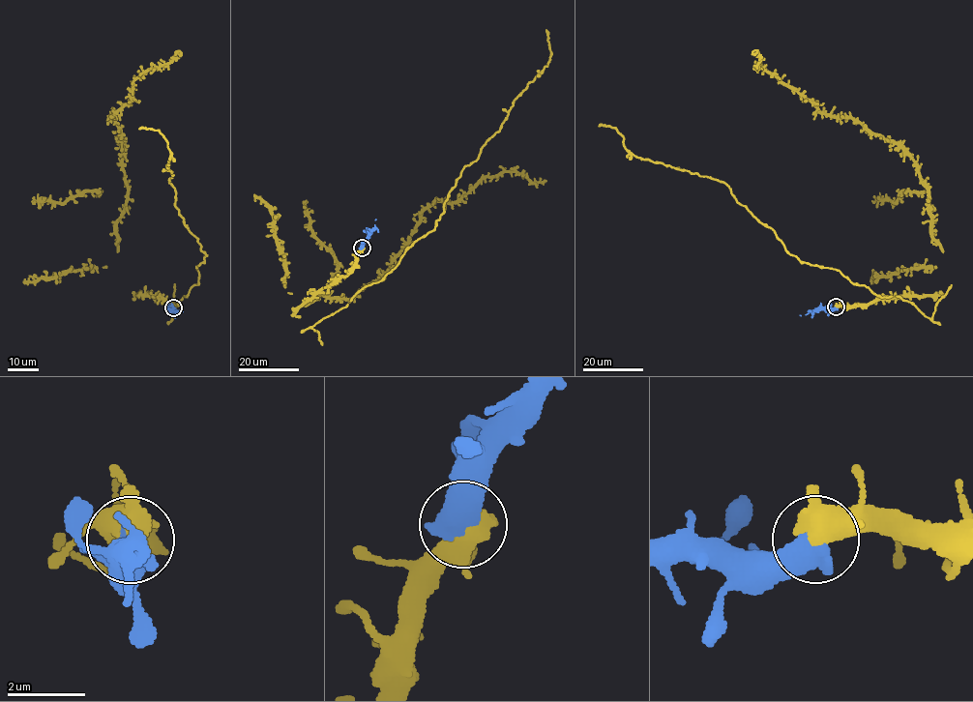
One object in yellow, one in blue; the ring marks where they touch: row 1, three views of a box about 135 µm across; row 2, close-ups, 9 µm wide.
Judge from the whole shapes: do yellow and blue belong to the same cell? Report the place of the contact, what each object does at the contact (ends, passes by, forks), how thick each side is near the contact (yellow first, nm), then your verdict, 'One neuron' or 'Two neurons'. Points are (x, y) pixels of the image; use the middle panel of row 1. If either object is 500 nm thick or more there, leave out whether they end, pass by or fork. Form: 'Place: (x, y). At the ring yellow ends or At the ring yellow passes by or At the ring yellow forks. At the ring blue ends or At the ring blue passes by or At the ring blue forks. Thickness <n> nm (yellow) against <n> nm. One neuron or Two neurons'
Place: (362, 248). Thickness 480 nm (yellow) against 650 nm. One neuron

